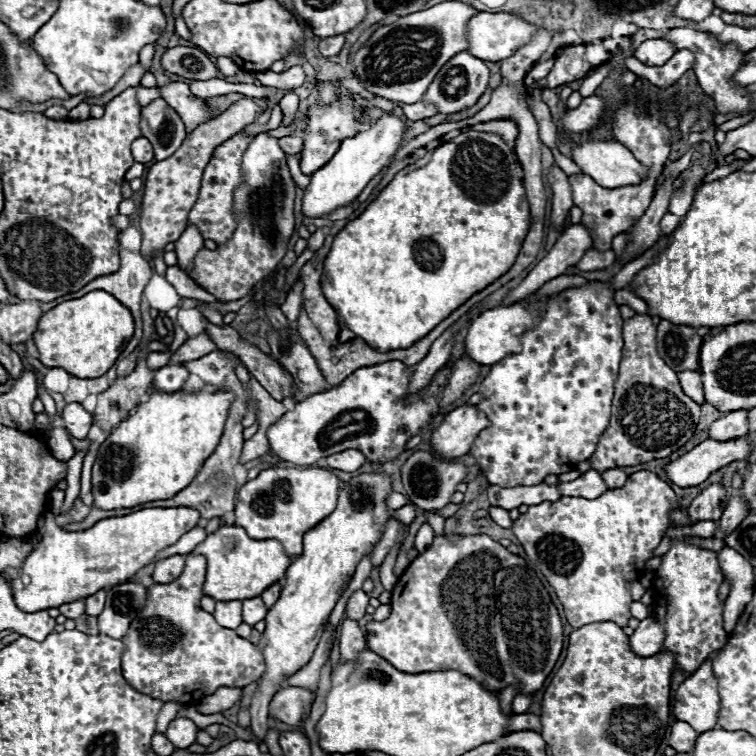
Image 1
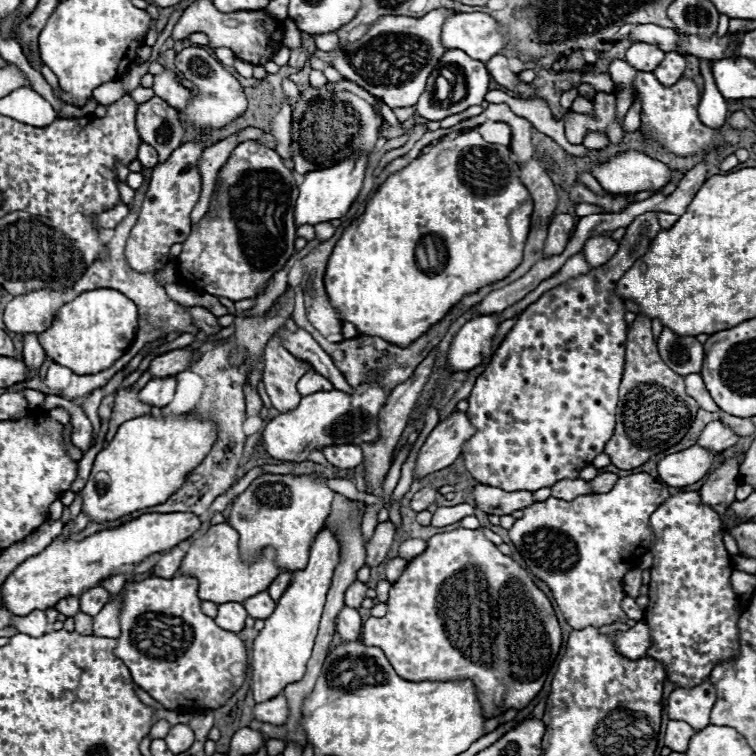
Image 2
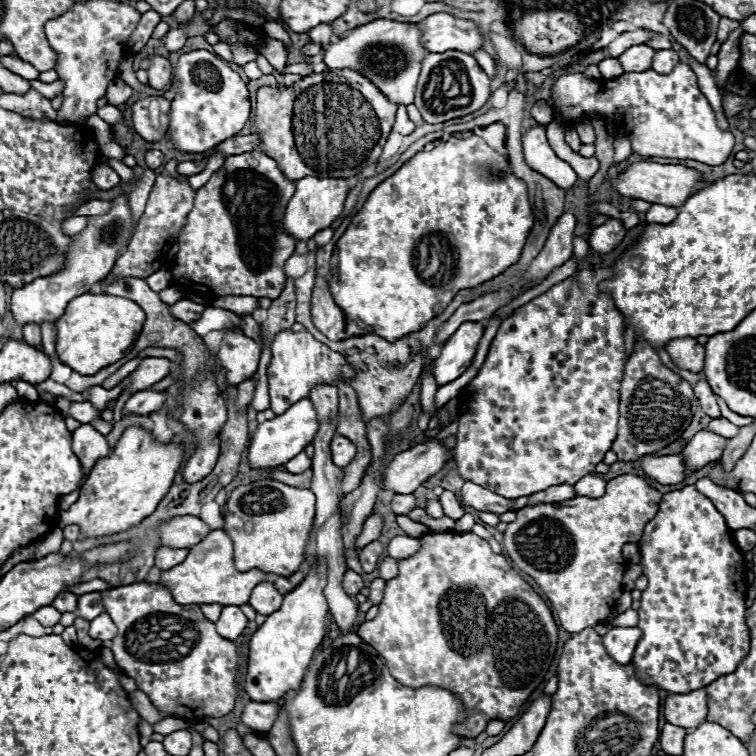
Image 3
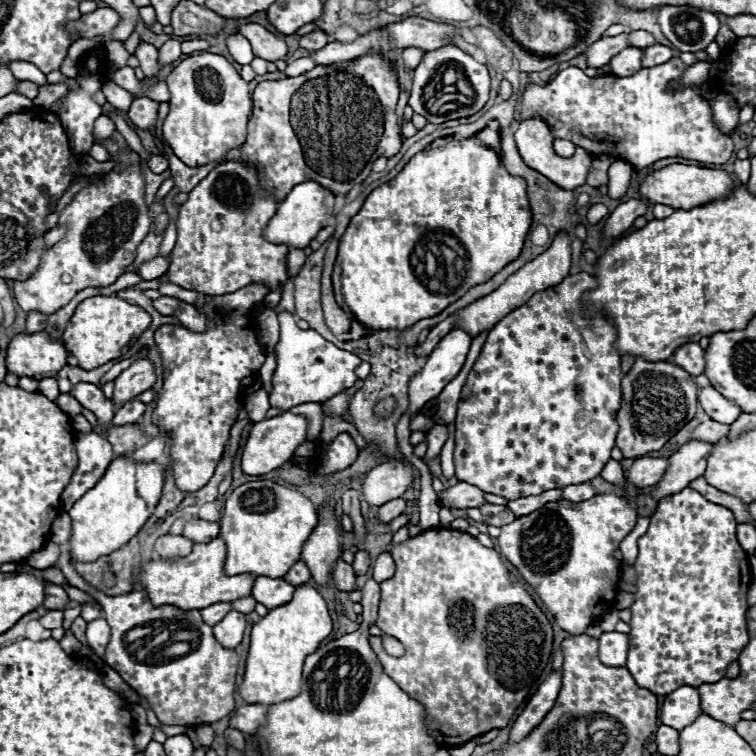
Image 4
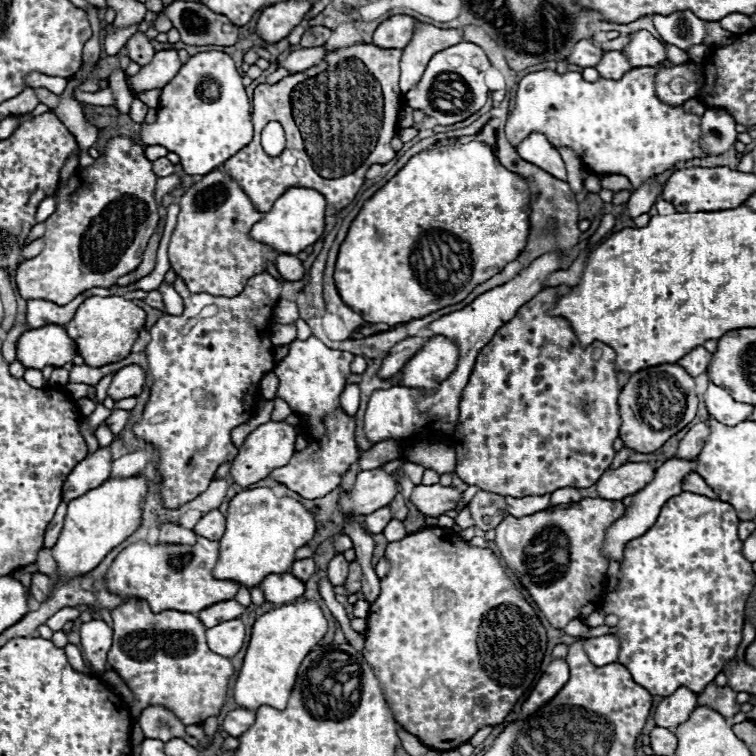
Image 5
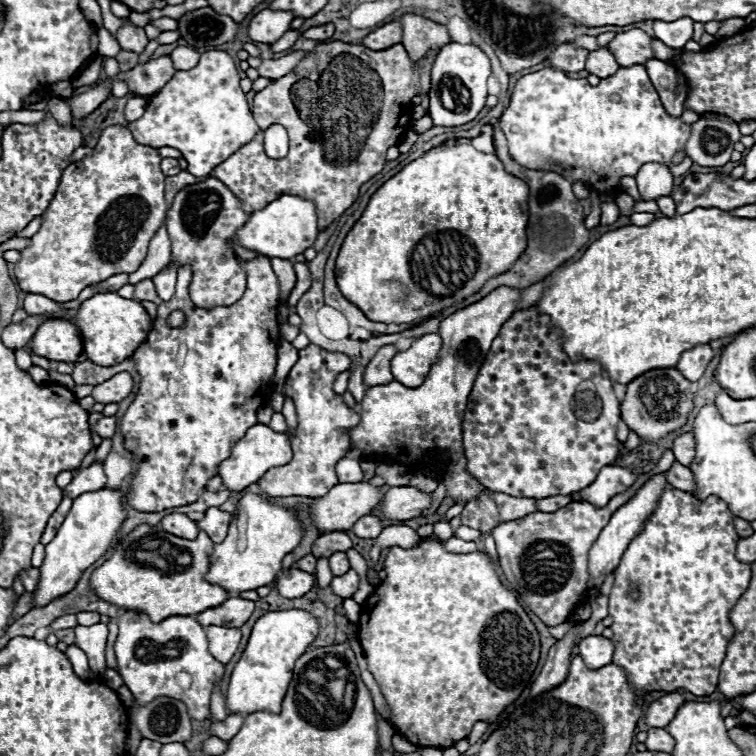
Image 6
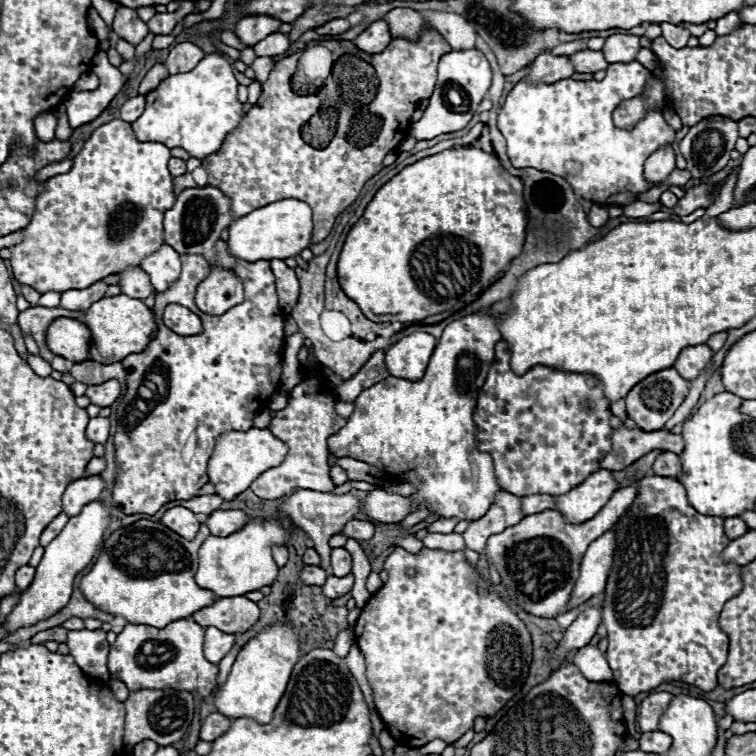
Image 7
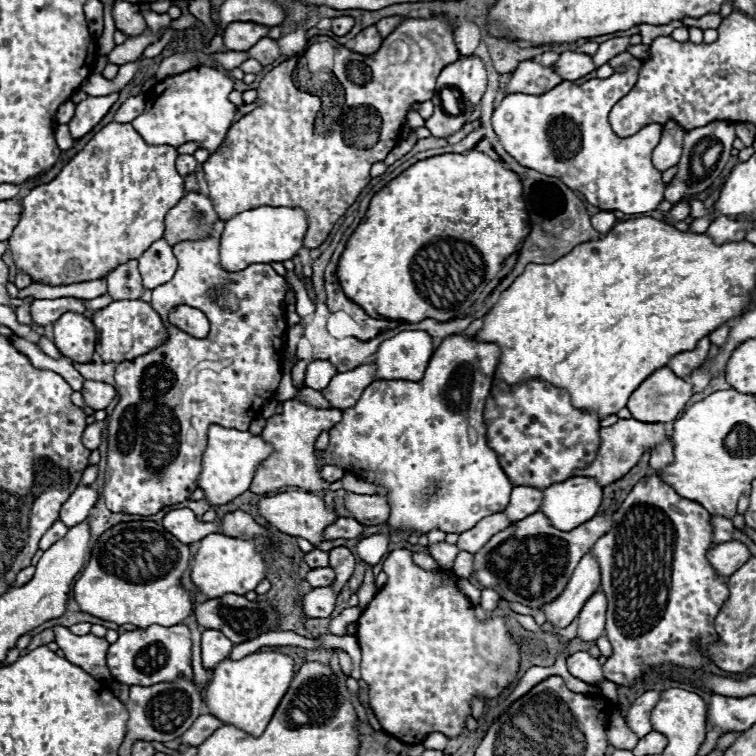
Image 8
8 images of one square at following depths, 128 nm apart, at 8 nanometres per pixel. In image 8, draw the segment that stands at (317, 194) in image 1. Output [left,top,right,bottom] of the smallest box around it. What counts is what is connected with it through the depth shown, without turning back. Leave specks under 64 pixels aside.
[220,206,308,272]

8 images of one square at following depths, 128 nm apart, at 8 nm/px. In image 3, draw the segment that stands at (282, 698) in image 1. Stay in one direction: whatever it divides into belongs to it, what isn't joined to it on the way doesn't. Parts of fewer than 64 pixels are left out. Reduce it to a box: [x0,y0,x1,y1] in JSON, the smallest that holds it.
[242,702,280,732]

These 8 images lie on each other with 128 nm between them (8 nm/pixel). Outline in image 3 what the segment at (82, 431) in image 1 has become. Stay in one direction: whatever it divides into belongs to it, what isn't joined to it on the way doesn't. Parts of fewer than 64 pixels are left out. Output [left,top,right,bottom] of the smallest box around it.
[72,424,110,478]

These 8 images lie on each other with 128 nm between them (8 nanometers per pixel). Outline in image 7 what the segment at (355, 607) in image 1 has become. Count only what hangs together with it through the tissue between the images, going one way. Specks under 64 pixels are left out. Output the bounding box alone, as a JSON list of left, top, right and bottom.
[332,548,352,578]

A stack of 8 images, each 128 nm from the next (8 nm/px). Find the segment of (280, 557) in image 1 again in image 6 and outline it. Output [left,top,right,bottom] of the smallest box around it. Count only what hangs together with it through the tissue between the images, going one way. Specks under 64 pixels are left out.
[92,524,230,622]

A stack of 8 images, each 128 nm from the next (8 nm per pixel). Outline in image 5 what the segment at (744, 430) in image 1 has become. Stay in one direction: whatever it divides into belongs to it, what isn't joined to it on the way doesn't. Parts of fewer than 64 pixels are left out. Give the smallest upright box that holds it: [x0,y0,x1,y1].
[604,456,698,560]

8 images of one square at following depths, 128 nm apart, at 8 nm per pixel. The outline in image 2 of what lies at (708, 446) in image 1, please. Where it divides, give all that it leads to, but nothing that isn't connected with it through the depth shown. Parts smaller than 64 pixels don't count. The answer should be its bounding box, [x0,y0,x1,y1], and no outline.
[658,446,720,488]

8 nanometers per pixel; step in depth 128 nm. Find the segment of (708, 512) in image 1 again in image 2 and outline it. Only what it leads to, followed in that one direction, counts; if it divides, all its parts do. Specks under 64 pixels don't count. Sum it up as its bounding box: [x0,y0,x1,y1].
[698,458,738,516]

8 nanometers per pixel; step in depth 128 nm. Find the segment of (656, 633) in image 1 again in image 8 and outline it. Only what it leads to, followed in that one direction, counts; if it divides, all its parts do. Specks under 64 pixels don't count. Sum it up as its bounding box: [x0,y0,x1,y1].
[566,652,604,684]

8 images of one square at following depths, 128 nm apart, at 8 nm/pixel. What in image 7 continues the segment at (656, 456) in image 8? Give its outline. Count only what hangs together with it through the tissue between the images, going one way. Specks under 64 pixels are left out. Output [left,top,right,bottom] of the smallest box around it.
[654,452,682,478]

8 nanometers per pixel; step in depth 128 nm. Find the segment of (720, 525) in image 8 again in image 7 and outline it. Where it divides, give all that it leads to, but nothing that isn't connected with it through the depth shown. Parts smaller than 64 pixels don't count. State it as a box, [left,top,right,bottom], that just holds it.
[724,516,748,540]

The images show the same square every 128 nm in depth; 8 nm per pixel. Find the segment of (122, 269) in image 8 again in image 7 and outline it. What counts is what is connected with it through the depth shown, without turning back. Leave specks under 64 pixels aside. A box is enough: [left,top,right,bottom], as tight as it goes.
[118,268,154,300]

